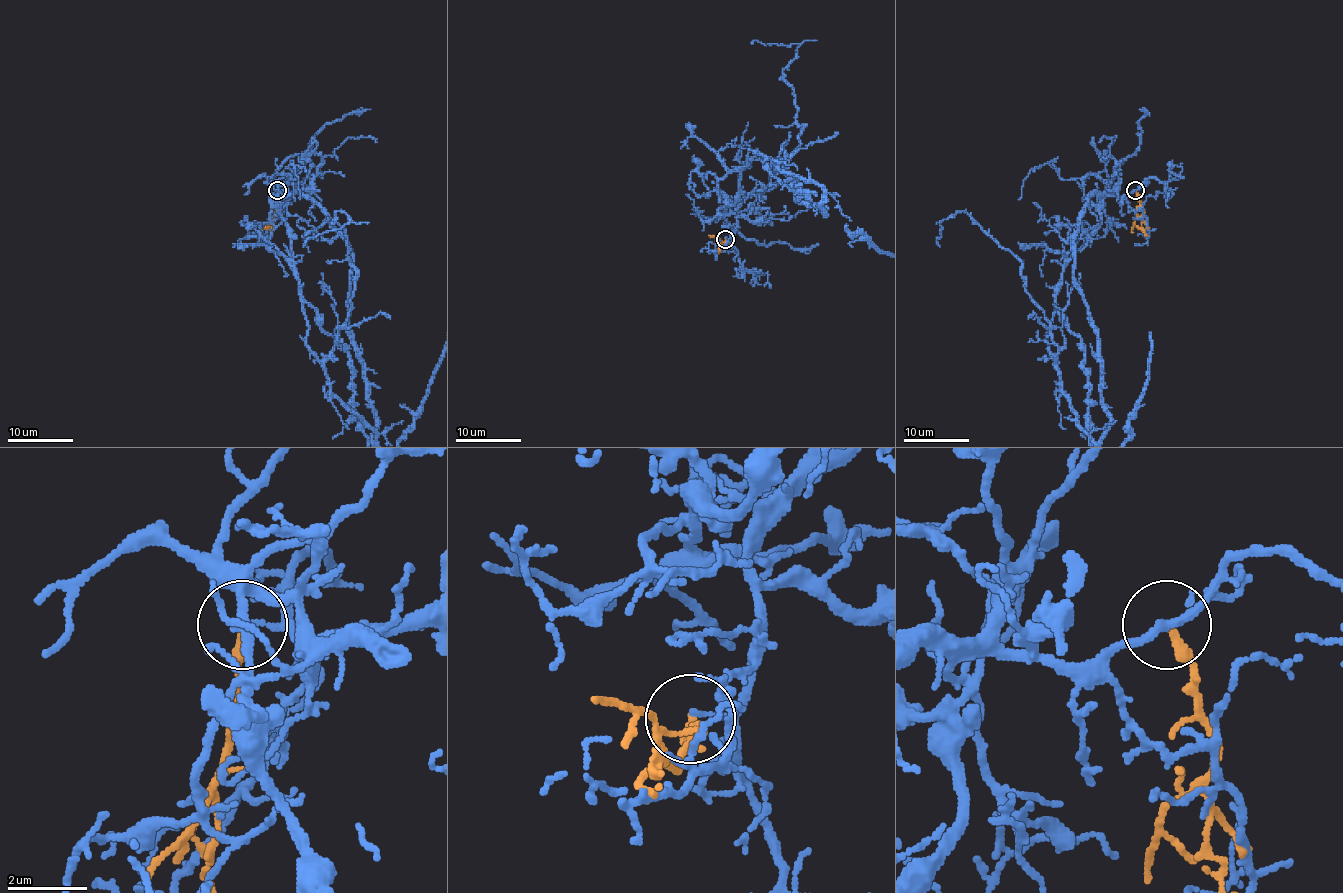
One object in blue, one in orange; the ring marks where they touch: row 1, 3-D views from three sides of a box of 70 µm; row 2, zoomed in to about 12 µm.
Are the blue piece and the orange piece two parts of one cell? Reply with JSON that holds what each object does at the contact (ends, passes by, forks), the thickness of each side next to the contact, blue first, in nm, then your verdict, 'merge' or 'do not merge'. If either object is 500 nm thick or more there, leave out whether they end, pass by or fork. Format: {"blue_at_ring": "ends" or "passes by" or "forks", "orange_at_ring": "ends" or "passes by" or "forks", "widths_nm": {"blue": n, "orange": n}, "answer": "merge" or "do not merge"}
{"blue_at_ring": "passes by", "orange_at_ring": "ends", "widths_nm": {"blue": 90, "orange": 260}, "answer": "do not merge"}

